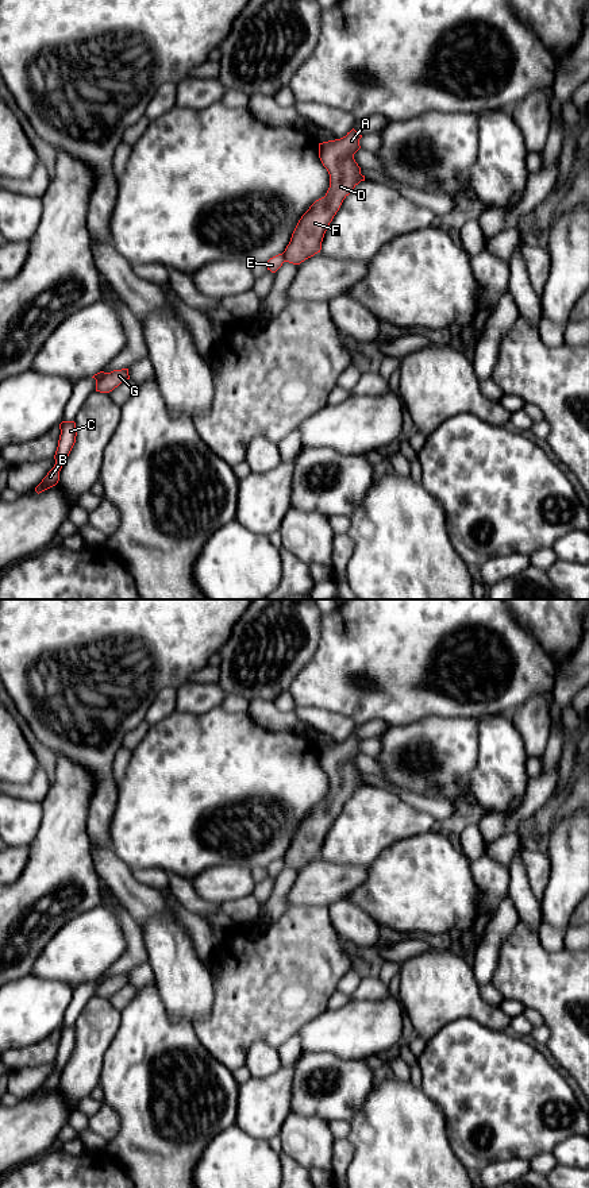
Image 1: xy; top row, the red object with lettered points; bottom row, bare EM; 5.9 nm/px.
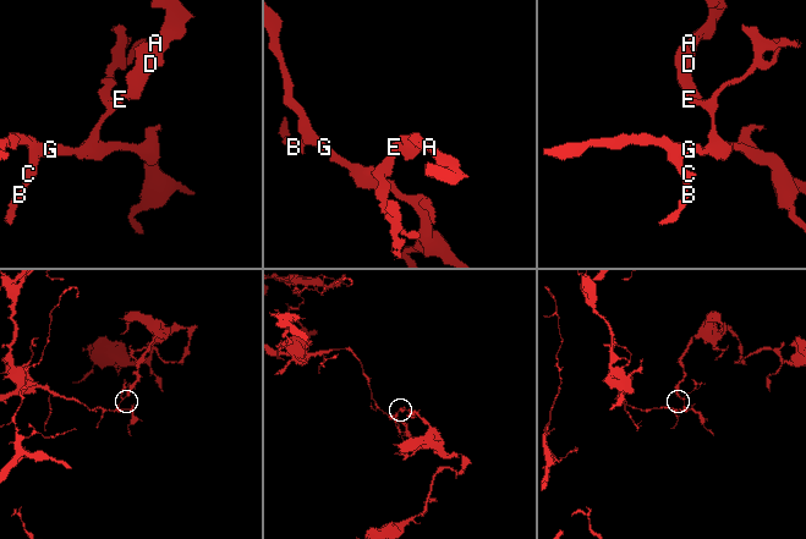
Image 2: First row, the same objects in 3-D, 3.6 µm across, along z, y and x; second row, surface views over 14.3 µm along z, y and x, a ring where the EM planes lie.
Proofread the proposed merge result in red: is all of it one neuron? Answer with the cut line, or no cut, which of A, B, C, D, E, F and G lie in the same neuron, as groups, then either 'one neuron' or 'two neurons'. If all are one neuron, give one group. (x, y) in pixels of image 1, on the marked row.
xy (283, 253), (285, 261) | A D F / B C E G | two neurons

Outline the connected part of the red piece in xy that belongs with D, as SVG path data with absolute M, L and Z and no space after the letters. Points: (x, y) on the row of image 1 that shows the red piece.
M353 128L340 139L319 143L319 158L330 174L330 188L299 220L284 251L285 262L300 265L320 252L324 234L343 200L365 181L354 159L361 138Z

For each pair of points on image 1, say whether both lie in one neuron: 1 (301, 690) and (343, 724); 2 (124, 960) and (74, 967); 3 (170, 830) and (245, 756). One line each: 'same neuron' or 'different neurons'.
1: different neurons
2: different neurons
3: same neuron

